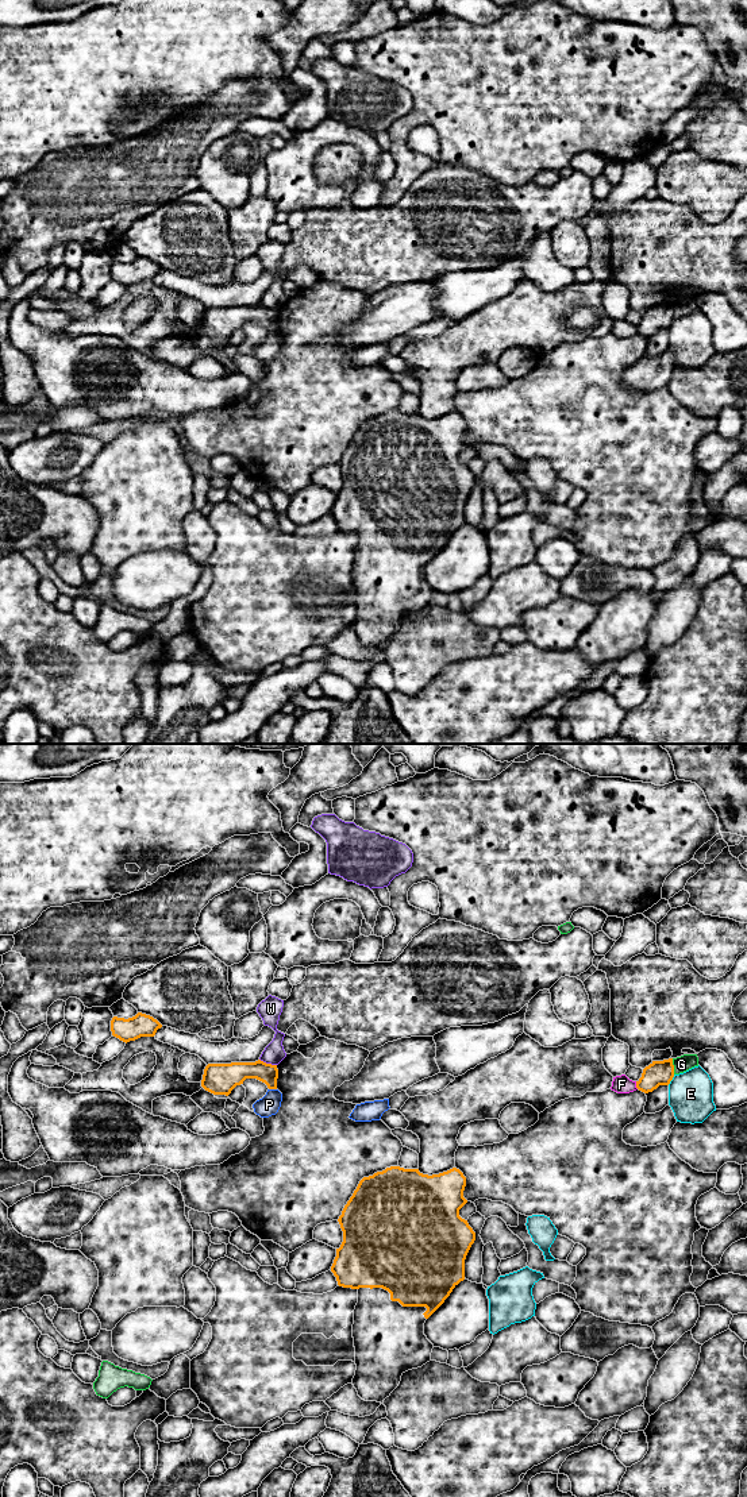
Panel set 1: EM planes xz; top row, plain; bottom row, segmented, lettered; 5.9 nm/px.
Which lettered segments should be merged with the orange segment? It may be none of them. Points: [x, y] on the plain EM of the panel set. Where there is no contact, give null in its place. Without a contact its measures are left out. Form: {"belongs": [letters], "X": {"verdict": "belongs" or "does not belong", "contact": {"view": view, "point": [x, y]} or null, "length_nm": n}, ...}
{"belongs": [], "E": {"verdict": "does not belong", "contact": {"view": "xz", "point": [672, 323]}, "length_nm": 80}, "F": {"verdict": "does not belong", "contact": {"view": "xz", "point": [636, 330]}, "length_nm": 50}, "G": {"verdict": "does not belong", "contact": {"view": "xz", "point": [673, 311]}, "length_nm": 100}, "P": {"verdict": "does not belong", "contact": {"view": "xz", "point": [273, 332]}, "length_nm": 50}, "W": {"verdict": "does not belong", "contact": {"view": "xz", "point": [268, 308]}, "length_nm": 110}}

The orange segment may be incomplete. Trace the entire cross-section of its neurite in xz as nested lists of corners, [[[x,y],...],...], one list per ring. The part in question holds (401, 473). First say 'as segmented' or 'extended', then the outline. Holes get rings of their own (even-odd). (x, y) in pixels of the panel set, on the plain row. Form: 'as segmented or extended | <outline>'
extended | [[[390,410],[382,416],[374,417],[373,420],[363,421],[338,463],[343,475],[343,486],[340,491],[336,493],[336,501],[331,510],[331,516],[336,521],[339,530],[358,535],[358,547],[354,553],[353,568],[357,614],[351,628],[357,633],[358,640],[365,645],[377,645],[382,648],[384,644],[398,630],[401,620],[405,616],[421,611],[431,605],[434,589],[424,579],[424,567],[444,547],[453,533],[465,524],[465,503],[475,485],[475,477],[469,470],[467,464],[459,460],[459,454],[467,447],[463,441],[465,431],[466,421],[457,412],[428,420],[420,417],[419,413]]]

